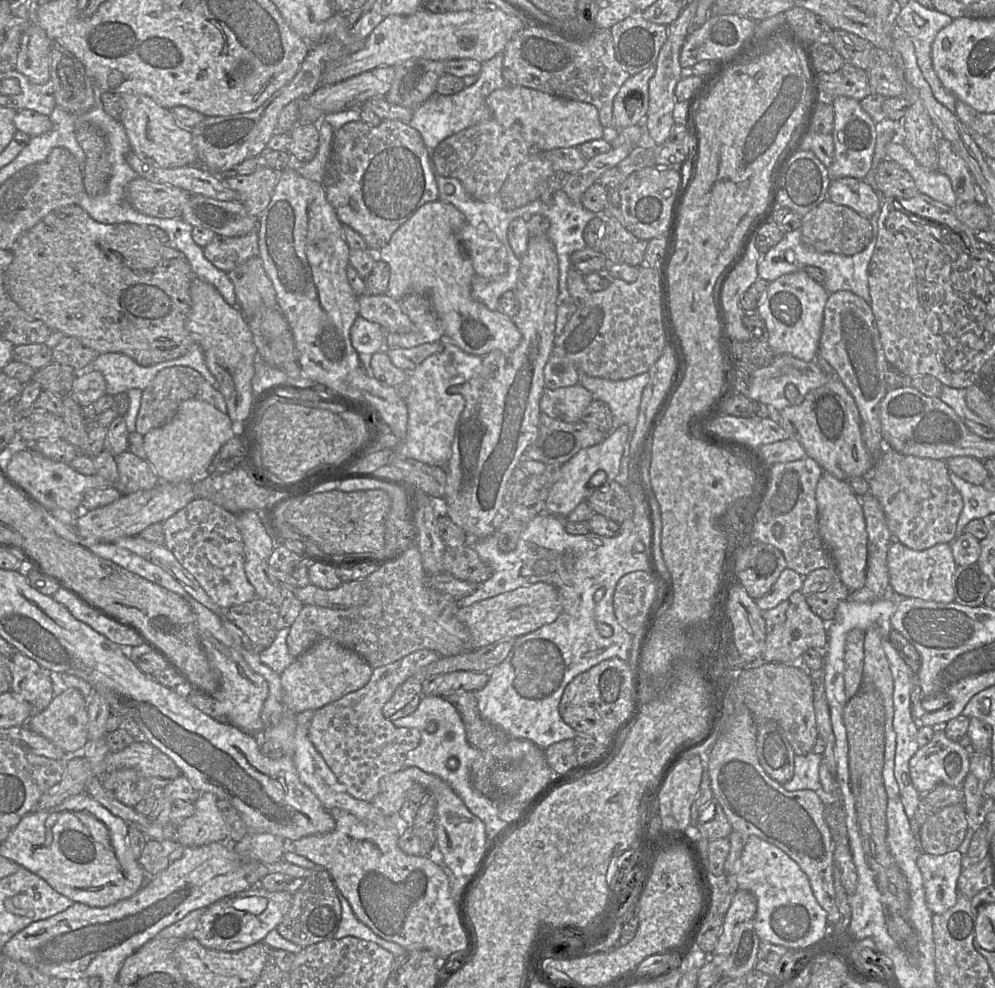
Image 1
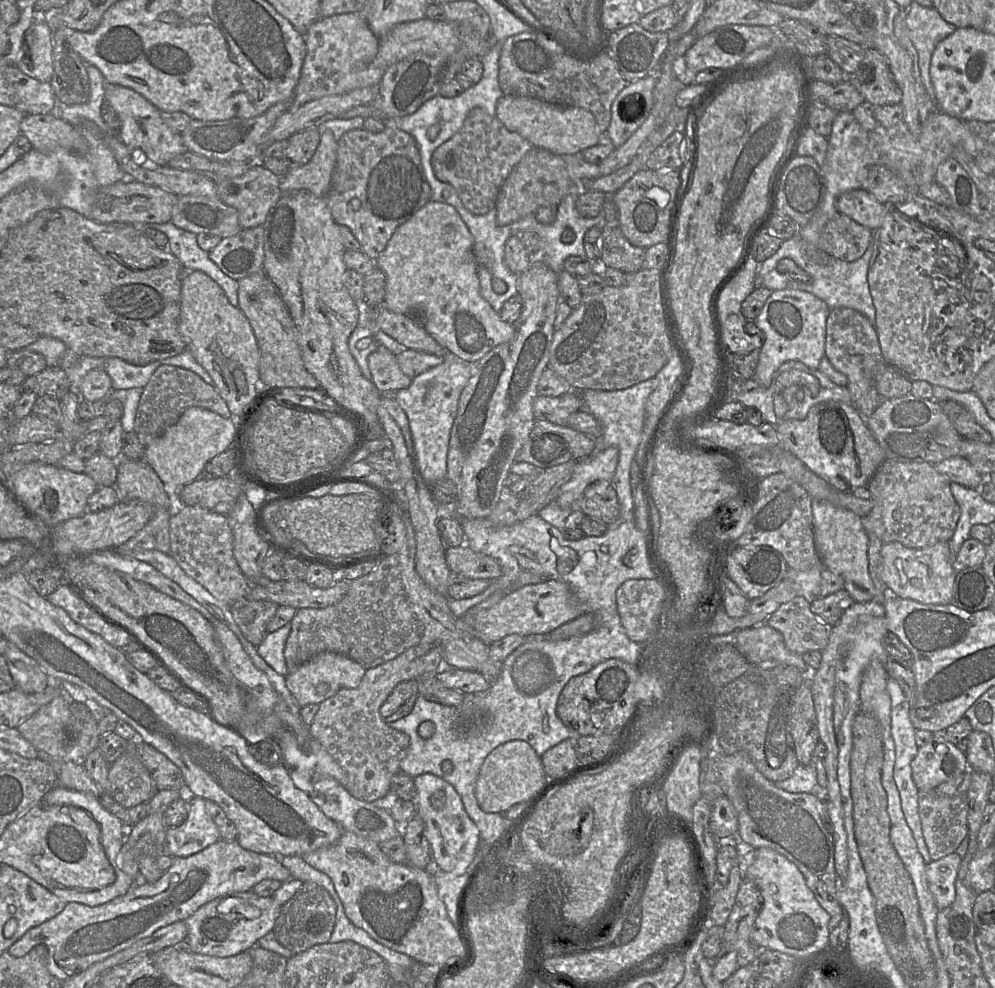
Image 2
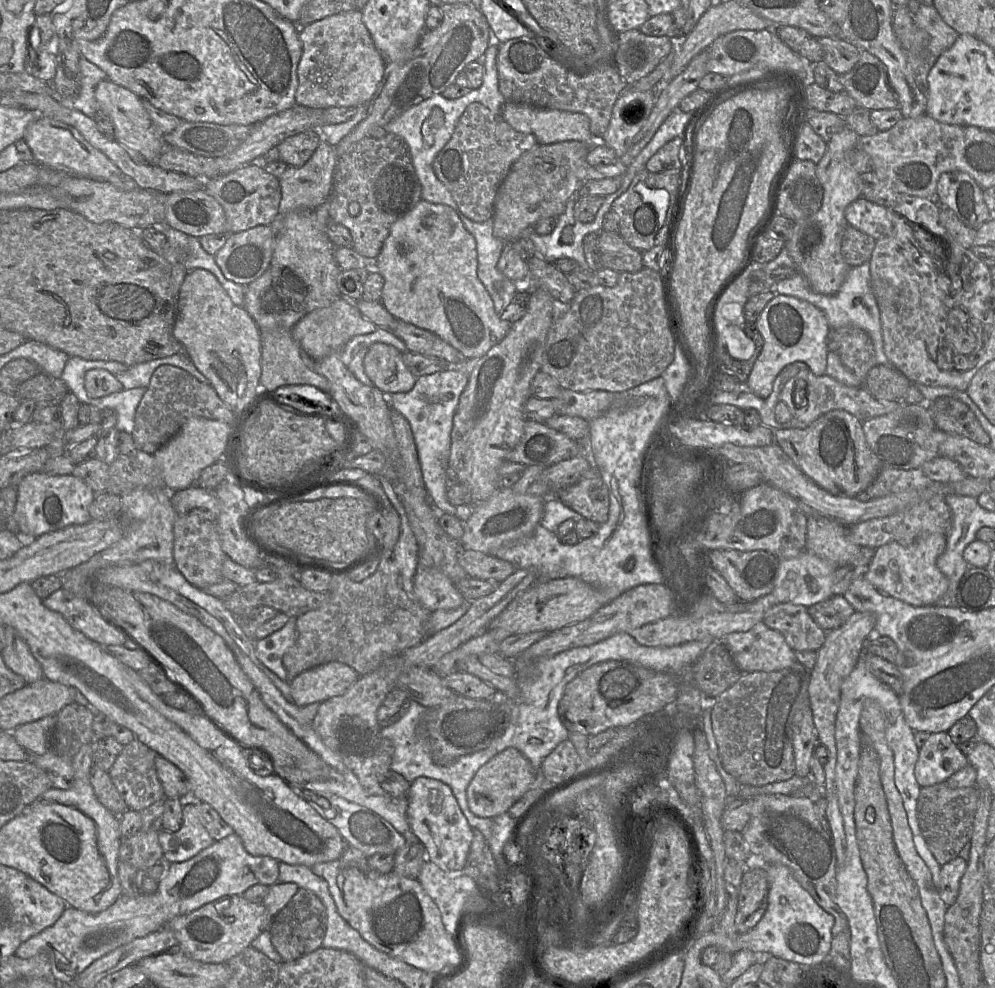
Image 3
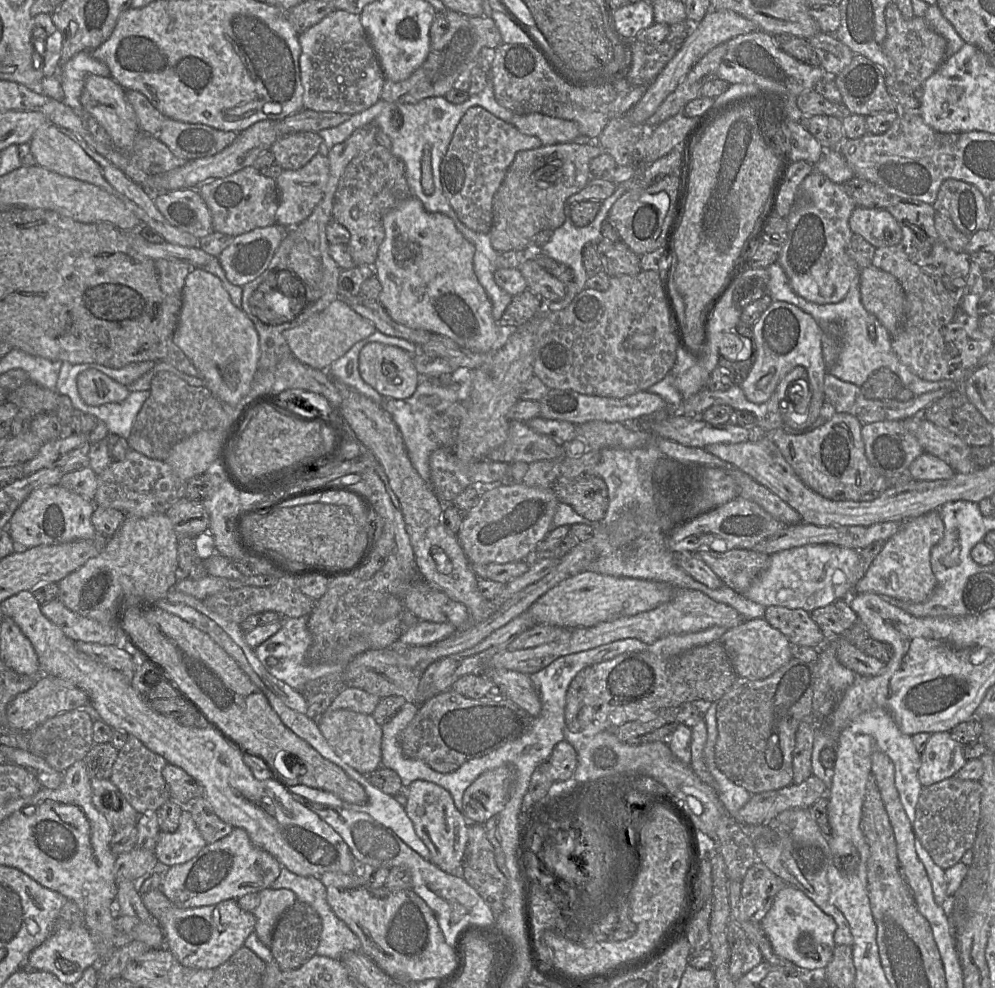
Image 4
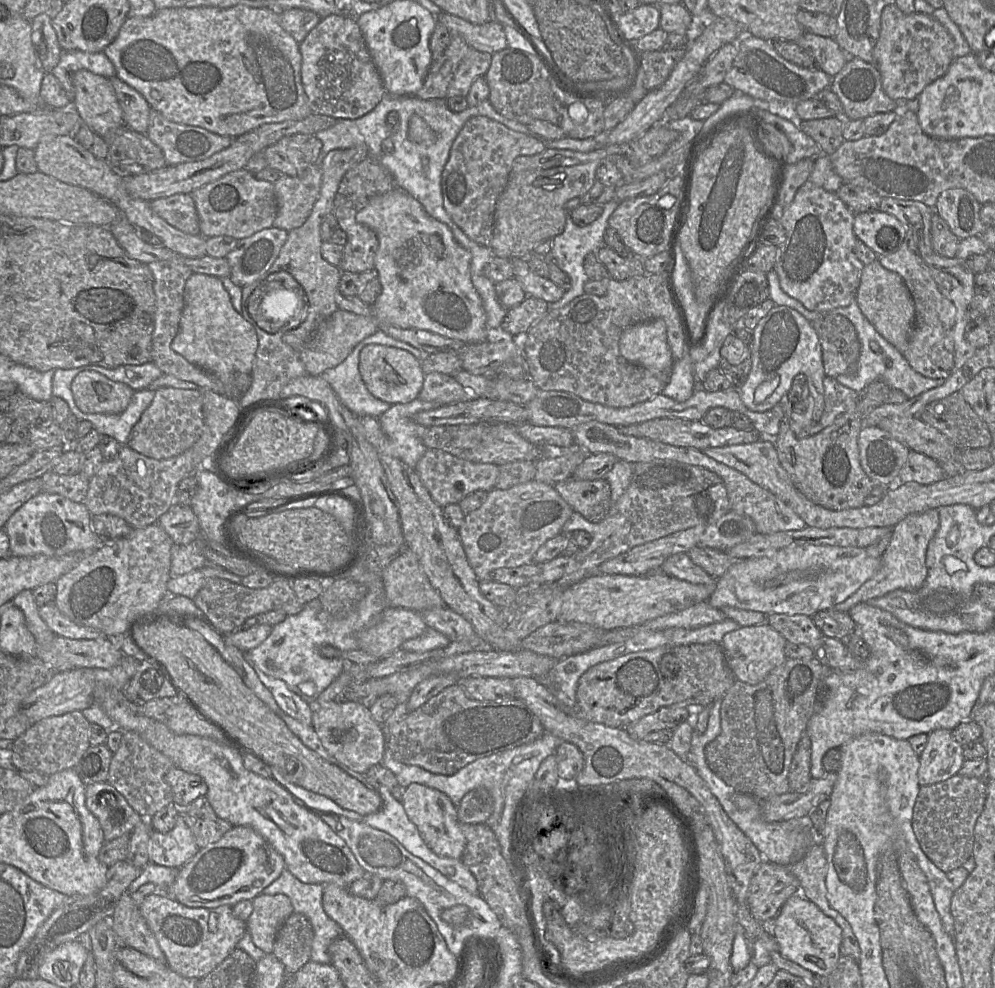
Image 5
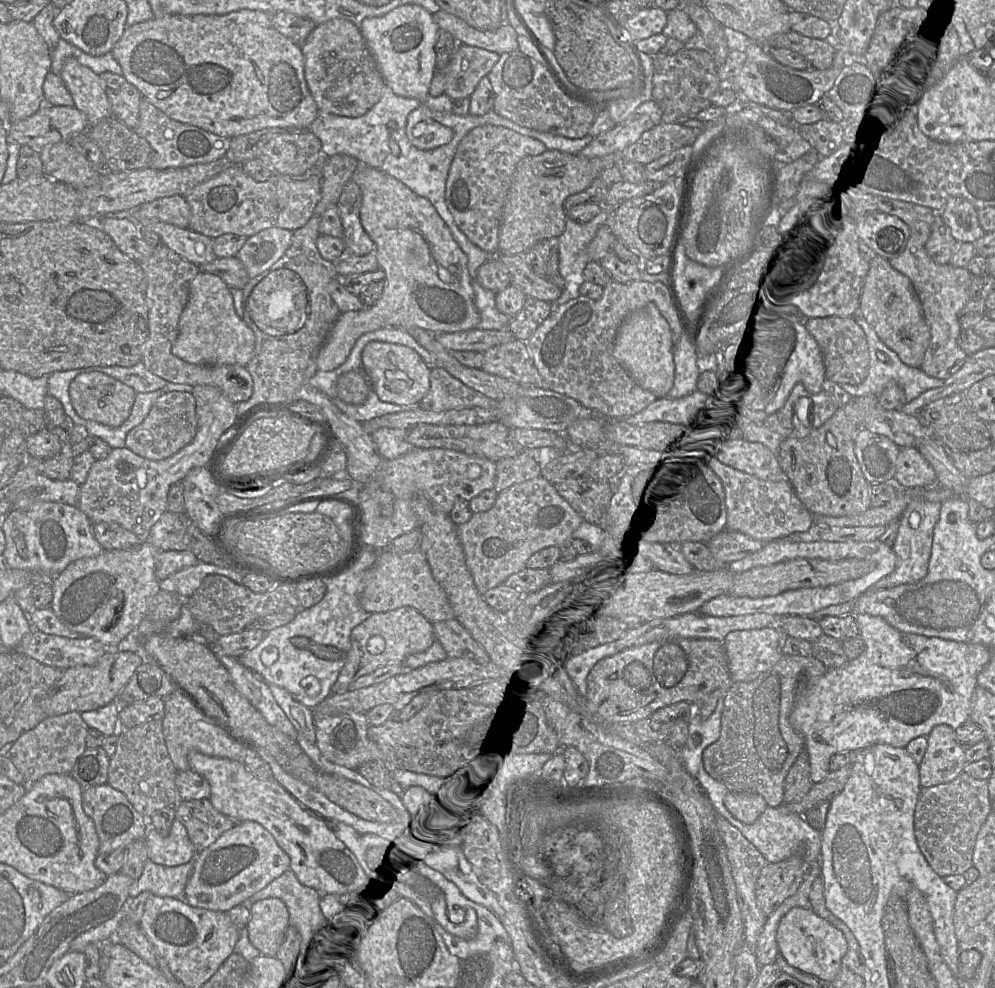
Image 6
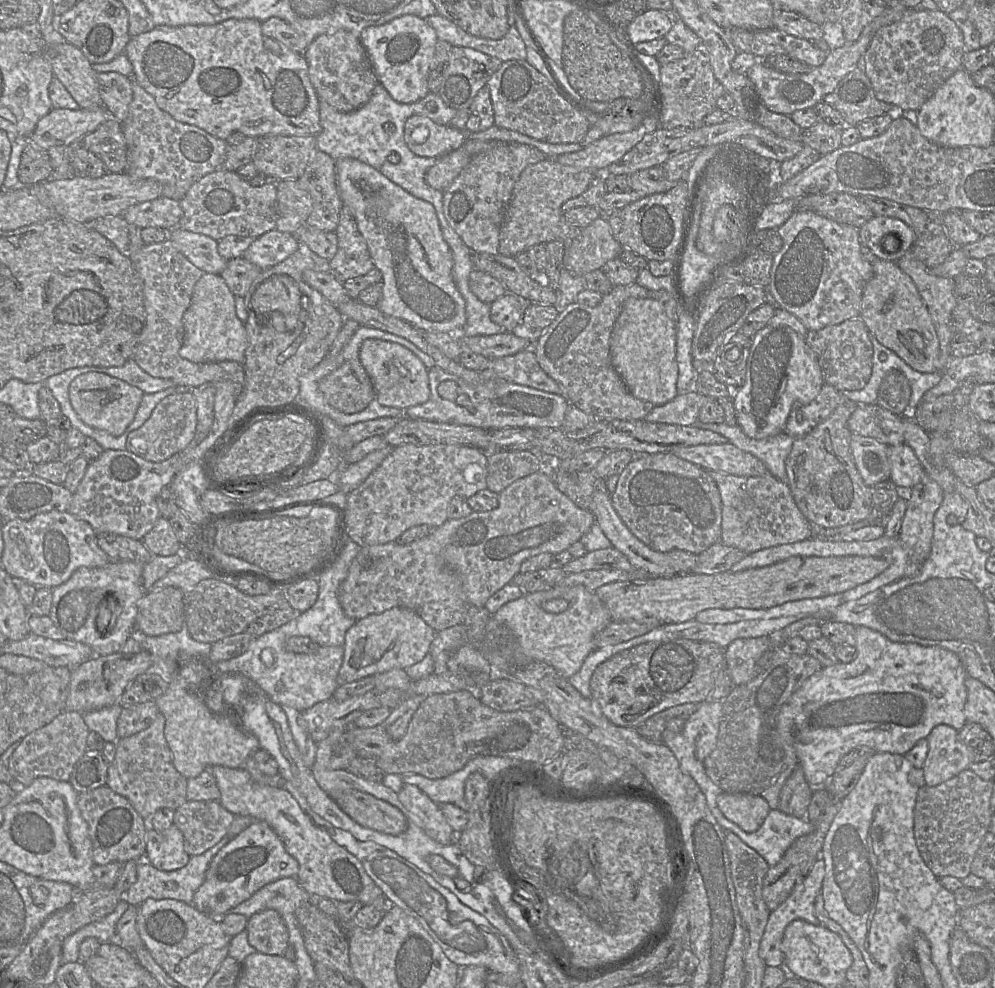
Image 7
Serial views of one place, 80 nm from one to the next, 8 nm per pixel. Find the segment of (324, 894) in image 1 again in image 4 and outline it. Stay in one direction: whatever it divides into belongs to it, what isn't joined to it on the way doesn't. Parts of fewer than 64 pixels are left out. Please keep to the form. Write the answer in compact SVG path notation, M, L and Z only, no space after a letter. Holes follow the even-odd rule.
M296 900L278 920L271 951L282 971L295 970L316 955L322 921L309 904Z

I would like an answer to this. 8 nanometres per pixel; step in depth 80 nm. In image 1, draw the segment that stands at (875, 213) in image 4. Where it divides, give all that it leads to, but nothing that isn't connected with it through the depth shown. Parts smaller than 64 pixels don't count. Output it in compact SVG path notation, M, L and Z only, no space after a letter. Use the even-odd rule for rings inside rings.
M852 177L831 180L828 188L828 199L836 204L847 206L868 218L878 209L881 210L881 198L874 189L863 180Z

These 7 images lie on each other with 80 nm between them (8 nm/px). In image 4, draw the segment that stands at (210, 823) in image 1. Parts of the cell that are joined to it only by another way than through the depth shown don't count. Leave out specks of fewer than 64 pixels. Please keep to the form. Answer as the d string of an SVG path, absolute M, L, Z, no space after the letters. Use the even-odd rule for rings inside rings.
M184 807L177 830L173 833L159 832L154 853L158 862L171 867L191 860L206 845L190 810Z

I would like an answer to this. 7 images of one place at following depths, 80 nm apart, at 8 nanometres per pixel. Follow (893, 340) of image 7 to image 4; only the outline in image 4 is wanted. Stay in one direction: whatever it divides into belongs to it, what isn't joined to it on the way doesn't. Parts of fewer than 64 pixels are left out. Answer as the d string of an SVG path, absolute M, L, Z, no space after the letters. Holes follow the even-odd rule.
M873 265L861 269L860 294L864 308L886 328L891 337L902 329L906 298L902 285L890 273Z

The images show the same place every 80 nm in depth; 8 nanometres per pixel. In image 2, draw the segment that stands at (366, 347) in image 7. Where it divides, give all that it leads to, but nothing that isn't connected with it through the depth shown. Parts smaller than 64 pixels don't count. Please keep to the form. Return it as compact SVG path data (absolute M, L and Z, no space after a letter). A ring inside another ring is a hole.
M378 345L368 356L368 366L372 382L382 394L408 388L412 382L412 378L401 370L396 355L384 345Z

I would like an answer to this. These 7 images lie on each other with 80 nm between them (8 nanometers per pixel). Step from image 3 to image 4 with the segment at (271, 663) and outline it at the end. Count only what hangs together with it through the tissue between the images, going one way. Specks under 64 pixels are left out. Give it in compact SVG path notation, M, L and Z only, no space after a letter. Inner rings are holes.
M309 615L298 618L282 618L281 629L255 648L255 653L260 662L268 672L276 678L284 681L295 690L302 692L305 685L321 677L333 673L342 673L345 667L333 664L310 665L306 661L306 652L312 644L312 634L308 629ZM268 657L276 657L278 664L271 666L267 664Z

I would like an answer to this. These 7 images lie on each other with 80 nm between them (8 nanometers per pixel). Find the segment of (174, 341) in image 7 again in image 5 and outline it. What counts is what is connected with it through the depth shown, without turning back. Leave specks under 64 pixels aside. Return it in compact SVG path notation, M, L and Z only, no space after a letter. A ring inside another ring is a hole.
M161 260L147 264L153 276L153 289L156 297L155 325L152 333L152 362L163 374L175 376L180 380L190 381L200 388L208 388L218 394L232 399L241 398L251 385L251 374L235 373L231 381L223 383L216 375L197 367L171 348L171 343L178 332L181 314L184 308L184 288L187 279L194 273L182 263Z

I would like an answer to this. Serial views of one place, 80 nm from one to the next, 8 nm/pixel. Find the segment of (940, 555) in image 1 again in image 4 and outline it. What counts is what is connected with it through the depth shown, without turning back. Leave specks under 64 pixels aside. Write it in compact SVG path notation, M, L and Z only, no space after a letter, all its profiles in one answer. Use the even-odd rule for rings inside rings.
M937 510L903 522L900 529L884 543L863 578L856 583L853 595L874 593L912 603L921 603L928 599L937 586L930 565L930 551L943 538L944 530Z

